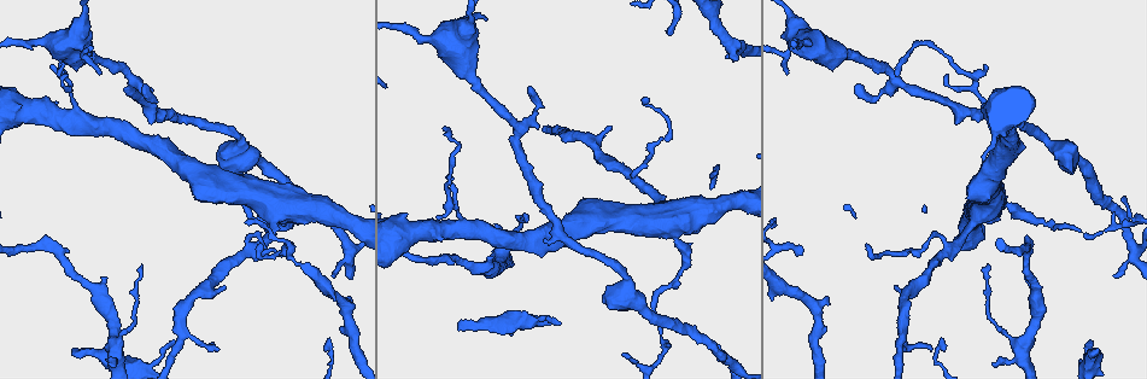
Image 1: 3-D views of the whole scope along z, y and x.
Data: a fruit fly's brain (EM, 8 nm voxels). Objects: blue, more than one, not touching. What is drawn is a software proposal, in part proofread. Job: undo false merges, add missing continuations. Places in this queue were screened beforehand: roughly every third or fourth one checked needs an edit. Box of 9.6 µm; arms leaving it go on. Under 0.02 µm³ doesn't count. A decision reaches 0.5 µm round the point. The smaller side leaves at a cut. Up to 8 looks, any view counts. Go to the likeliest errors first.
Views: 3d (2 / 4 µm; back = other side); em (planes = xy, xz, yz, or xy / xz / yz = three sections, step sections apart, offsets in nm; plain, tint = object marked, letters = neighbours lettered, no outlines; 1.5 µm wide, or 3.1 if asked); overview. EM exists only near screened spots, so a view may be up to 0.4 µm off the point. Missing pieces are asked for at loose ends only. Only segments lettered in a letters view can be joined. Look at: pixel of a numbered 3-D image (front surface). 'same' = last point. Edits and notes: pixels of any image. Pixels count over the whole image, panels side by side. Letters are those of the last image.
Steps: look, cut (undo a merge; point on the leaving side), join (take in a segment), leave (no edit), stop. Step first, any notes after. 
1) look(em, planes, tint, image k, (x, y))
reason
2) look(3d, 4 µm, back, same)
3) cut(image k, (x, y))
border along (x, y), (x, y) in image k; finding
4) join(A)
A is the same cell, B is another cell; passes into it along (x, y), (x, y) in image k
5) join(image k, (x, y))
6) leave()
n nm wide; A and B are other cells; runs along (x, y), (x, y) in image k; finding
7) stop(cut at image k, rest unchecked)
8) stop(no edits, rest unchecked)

look(3d, 4 µm, image 1, (612, 126))
branch stops here

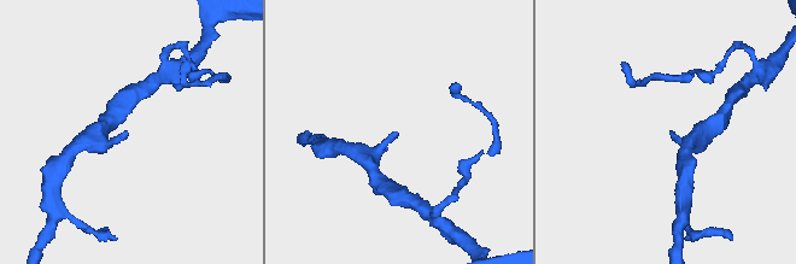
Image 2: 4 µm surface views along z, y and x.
look(em, planes, letters, image 2, (670, 134))
need the tissue

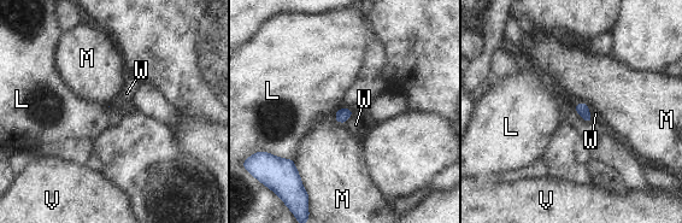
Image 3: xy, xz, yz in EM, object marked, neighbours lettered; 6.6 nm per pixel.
join(W)
W is the same cell, L, M and V are other cells; passes into it along (582, 109), (589, 112), (595, 113) in image 3; the neuron continues

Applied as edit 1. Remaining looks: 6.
look(3d, 2 µm, image 1, (457, 329))
free end

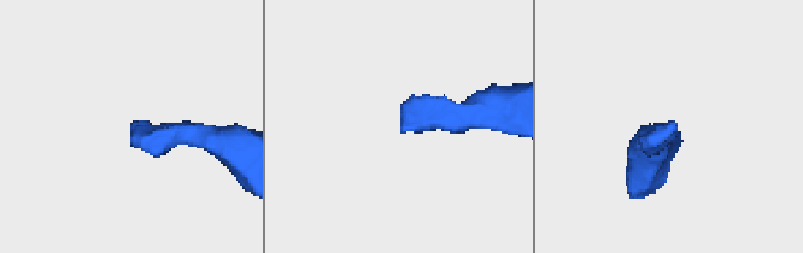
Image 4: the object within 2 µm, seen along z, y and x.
look(em, planes, tint, image 4, (400, 132))
now the EM

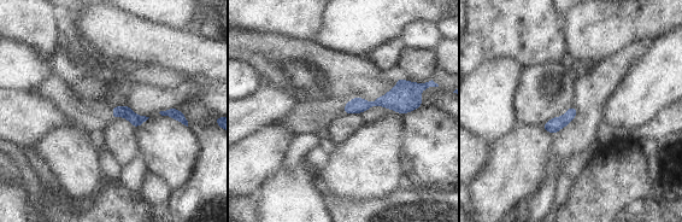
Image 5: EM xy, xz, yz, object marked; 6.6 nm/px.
look(em, planes, letters, same)
what lies round it

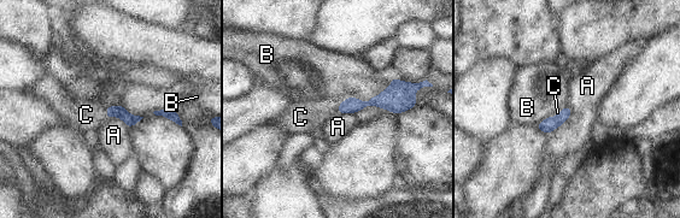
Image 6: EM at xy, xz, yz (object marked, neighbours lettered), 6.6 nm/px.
join(C)
C is the same cell, A and B are other cells; passes into it along (111, 111), (106, 112), (86, 115) in image 6; the neuron continues

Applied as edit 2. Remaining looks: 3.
look(em, planes, letters, image 1, (1089, 342))
thin end

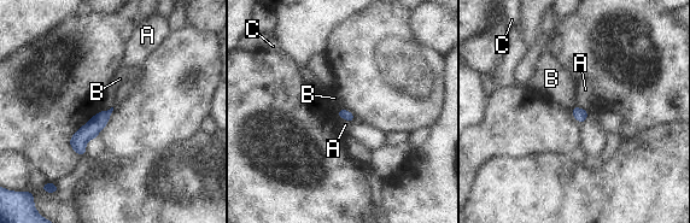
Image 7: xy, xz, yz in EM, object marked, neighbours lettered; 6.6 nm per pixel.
leave()
A, B and C are other cells; none of them fits

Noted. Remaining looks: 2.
look(overview)
see it whole again

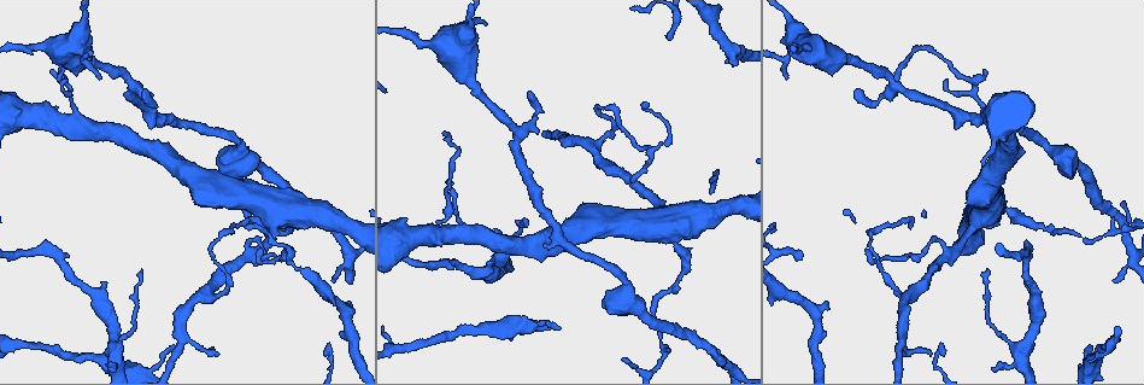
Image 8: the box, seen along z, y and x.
look(em, xz, step 8, letters, image 8, (931, 351))

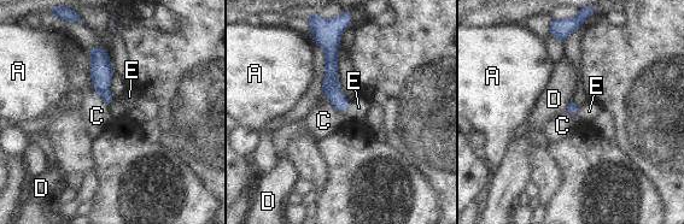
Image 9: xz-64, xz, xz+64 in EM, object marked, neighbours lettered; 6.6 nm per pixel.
join(E)
E is the same cell, A, C and D are other cells; passes into it along (331, 87), (348, 107), (358, 107) in image 9; the neuron continues

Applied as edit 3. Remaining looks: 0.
stop(join at image 3, join at image 6, join at image 9, rest unchecked)

